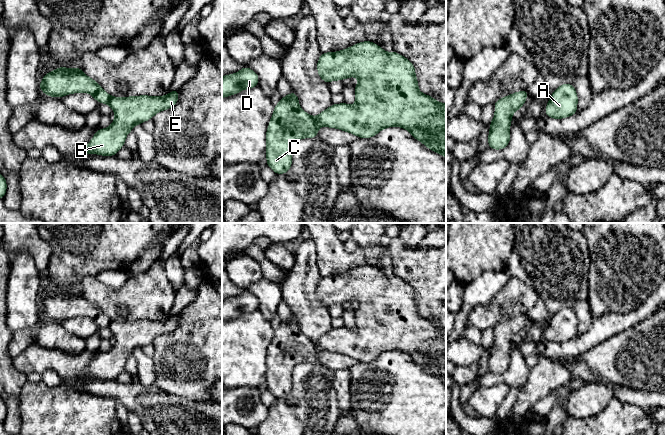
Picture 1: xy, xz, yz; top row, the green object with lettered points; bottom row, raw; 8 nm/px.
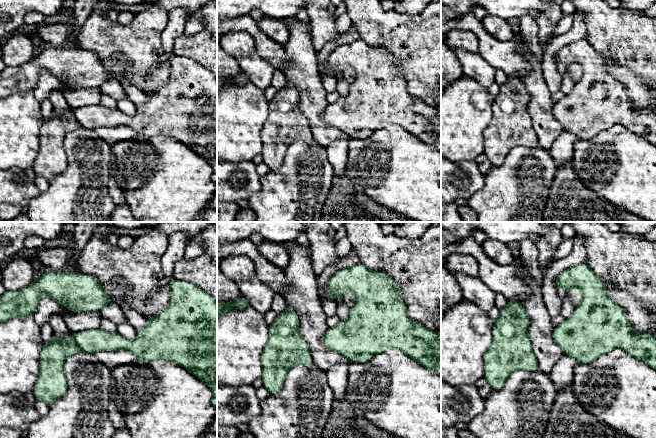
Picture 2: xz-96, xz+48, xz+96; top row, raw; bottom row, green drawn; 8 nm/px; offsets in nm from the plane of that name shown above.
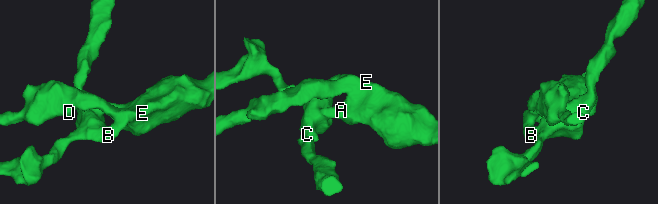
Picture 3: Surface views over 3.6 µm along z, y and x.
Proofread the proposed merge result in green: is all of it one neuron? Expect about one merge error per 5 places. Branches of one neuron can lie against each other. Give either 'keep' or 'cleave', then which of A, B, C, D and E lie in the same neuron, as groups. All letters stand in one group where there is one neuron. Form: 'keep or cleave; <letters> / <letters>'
keep; A B C D E

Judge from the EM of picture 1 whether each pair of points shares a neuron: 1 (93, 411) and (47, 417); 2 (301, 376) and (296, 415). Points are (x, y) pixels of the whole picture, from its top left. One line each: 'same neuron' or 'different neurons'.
1: same neuron
2: same neuron

